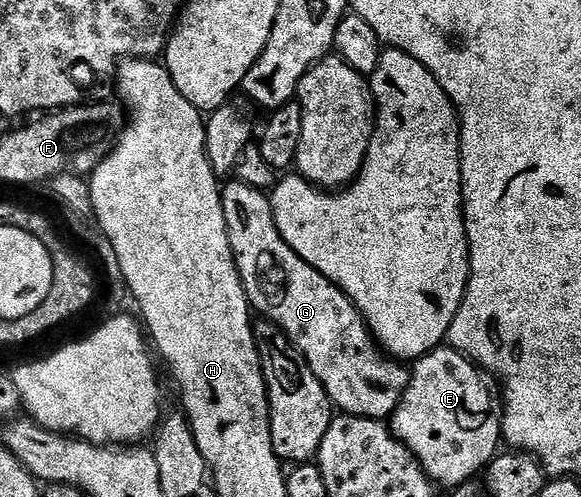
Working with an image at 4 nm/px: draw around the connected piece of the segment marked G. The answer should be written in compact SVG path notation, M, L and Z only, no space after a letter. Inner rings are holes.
M229 180L221 186L221 203L223 220L227 220L227 236L231 244L231 252L245 294L249 297L250 307L256 313L258 310L261 313L258 315L262 319L274 322L289 337L290 342L307 360L316 385L327 392L334 407L342 415L380 420L392 416L409 386L410 371L406 367L404 370L401 367L404 365L398 359L381 349L373 336L373 331L365 323L365 317L357 310L357 305L339 287L331 284L327 276L311 268L307 260L299 257L287 244L287 240L283 240L275 224L270 195L264 190L252 187L251 184Z

